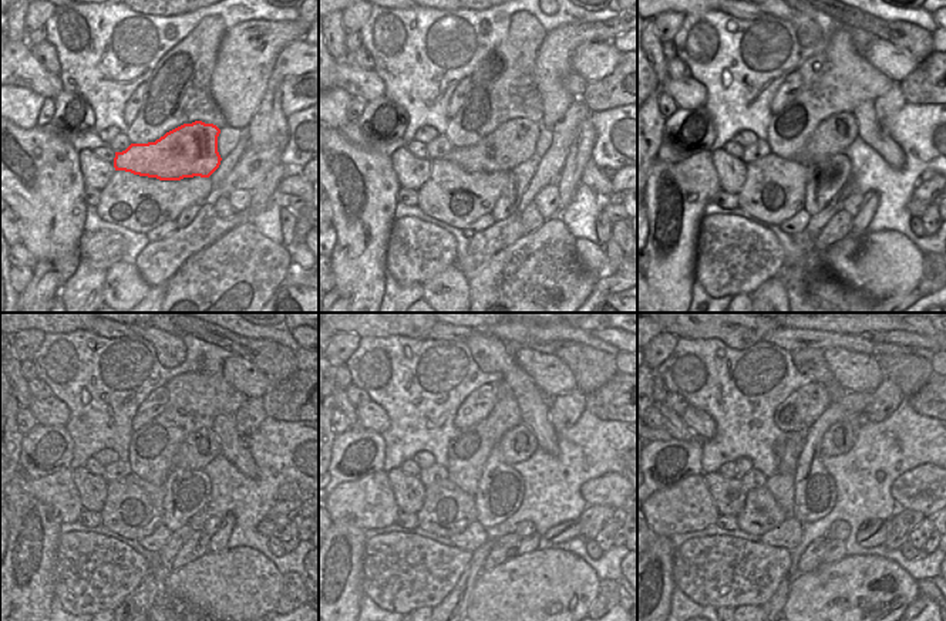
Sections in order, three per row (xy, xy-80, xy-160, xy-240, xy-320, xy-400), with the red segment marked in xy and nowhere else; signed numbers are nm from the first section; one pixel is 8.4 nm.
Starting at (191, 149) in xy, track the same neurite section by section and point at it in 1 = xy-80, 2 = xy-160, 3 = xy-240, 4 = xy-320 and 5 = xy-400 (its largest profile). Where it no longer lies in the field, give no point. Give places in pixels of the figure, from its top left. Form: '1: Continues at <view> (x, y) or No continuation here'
1: Continues at xy-80 (512, 142)
2: Continues at xy-160 (837, 132)
3: Continues at xy-240 (202, 446)
4: Continues at xy-320 (518, 444)
5: Continues at xy-400 (840, 438).

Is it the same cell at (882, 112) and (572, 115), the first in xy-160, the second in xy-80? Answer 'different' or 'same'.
same

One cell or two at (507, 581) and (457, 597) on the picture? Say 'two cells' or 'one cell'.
two cells

